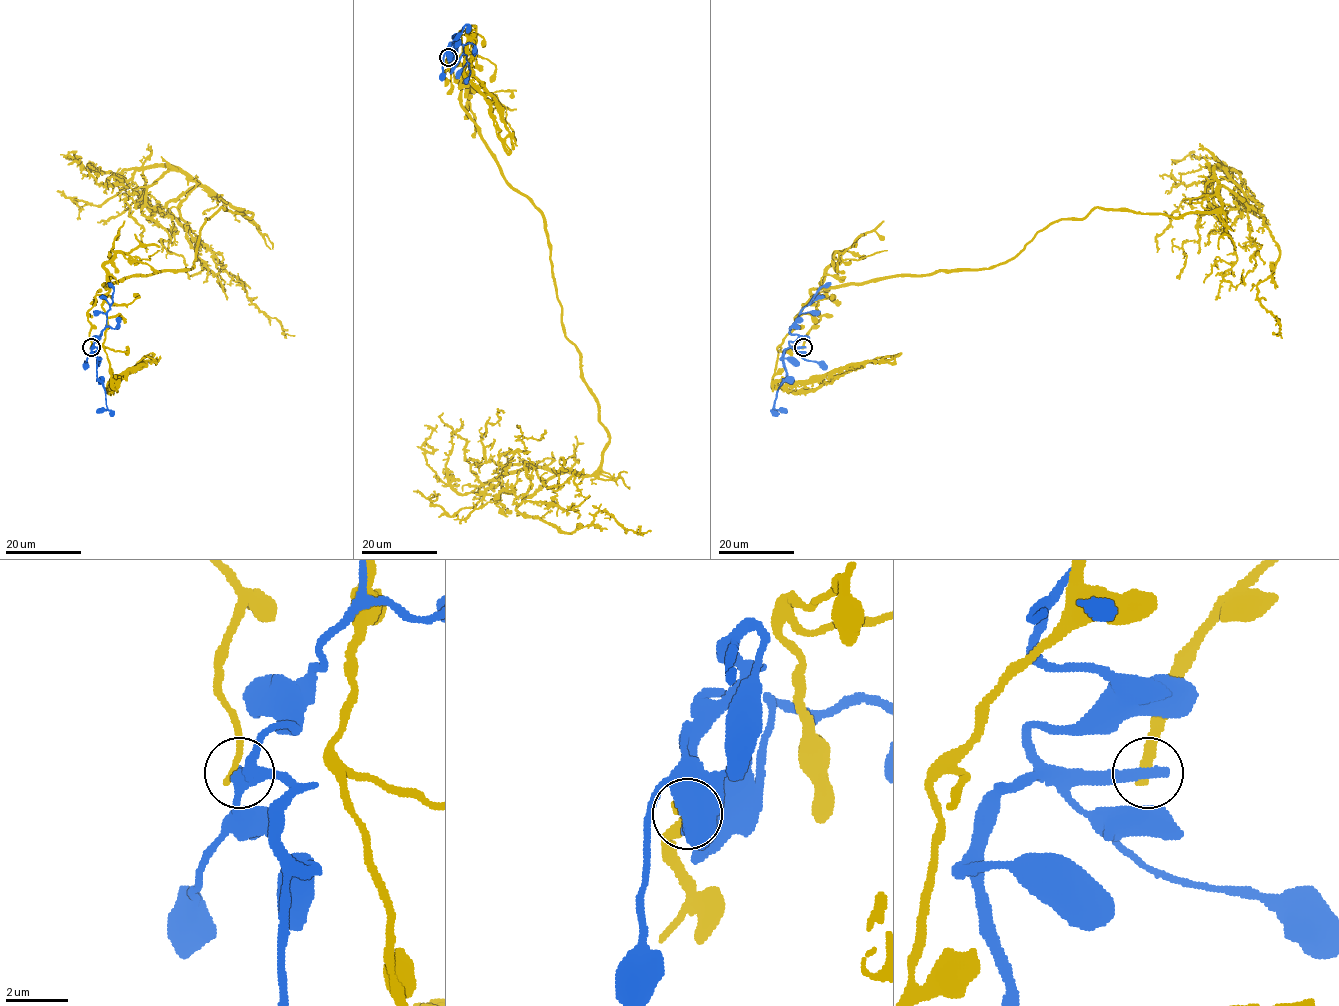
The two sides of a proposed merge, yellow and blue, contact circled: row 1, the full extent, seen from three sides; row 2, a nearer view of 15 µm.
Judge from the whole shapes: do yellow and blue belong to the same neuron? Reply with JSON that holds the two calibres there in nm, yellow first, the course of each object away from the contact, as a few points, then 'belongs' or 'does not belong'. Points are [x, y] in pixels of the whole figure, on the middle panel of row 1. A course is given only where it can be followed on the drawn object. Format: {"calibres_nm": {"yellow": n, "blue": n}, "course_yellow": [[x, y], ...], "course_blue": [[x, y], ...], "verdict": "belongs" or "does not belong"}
{"calibres_nm": {"yellow": 300, "blue": 360}, "course_yellow": [[447, 56], [544, 220], [609, 436], [593, 473], [516, 508], [568, 533], [599, 510], [650, 530]], "course_blue": [[448, 56], [450, 43], [456, 53], [459, 43], [462, 46], [470, 71], [465, 84]], "verdict": "does not belong"}

